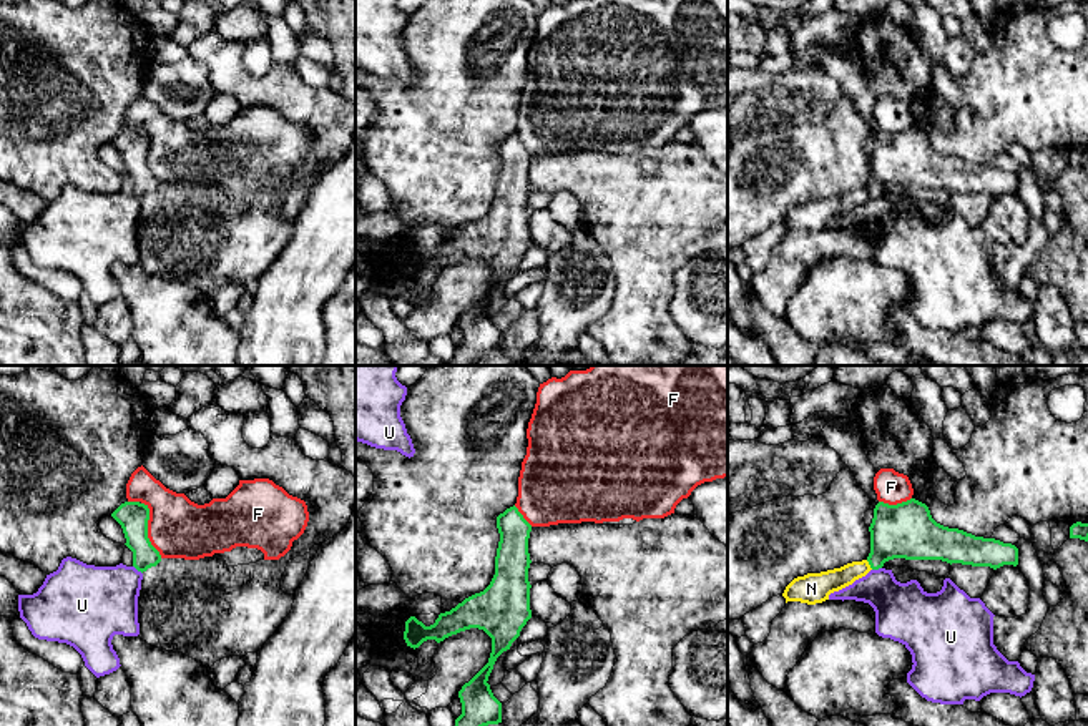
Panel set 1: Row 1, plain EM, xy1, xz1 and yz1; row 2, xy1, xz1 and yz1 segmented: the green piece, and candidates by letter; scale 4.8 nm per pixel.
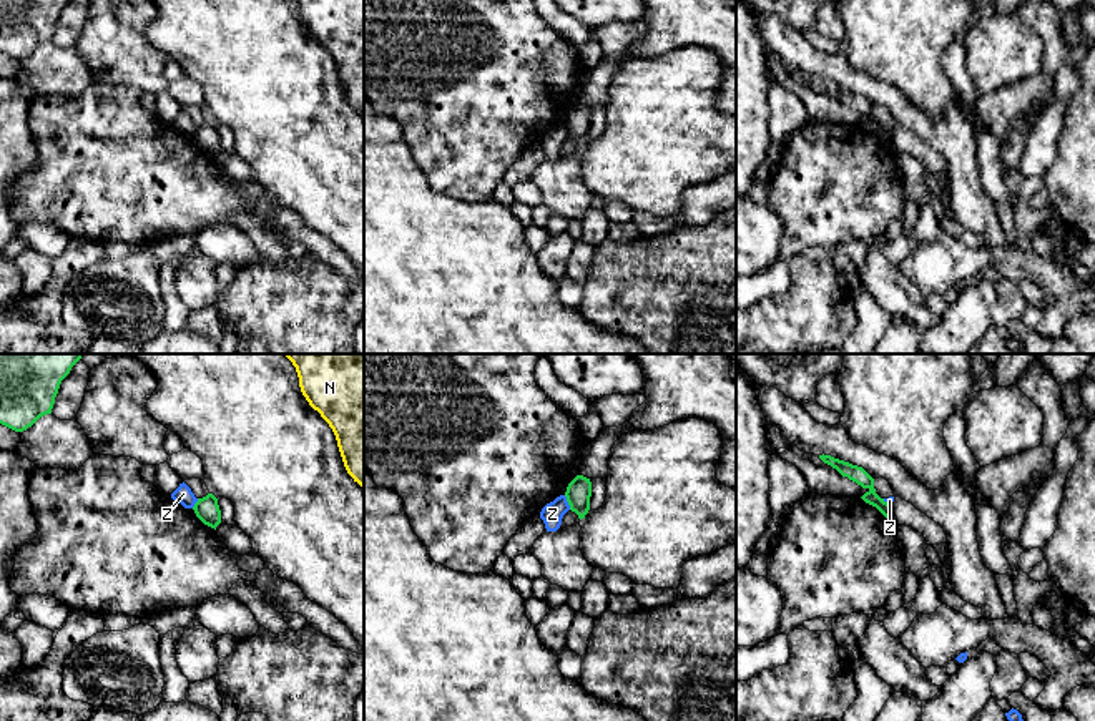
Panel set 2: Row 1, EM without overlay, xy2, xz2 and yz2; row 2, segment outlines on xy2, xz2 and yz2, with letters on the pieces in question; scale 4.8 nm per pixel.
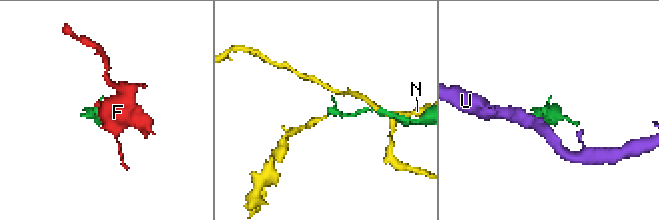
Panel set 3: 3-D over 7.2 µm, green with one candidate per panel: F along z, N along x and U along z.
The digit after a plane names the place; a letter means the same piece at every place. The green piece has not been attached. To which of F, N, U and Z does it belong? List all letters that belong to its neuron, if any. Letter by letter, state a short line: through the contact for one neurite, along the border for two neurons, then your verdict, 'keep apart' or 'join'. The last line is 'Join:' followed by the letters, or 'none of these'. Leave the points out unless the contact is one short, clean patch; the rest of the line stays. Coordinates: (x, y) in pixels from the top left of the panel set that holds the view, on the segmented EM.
F: keep apart
N: yz1 (906, 530), (869, 564), (823, 583) | join
U: xy1 (133, 565), (142, 573) | keep apart
Z: xz2 (564, 495), (570, 509) | keep apart
Join: N

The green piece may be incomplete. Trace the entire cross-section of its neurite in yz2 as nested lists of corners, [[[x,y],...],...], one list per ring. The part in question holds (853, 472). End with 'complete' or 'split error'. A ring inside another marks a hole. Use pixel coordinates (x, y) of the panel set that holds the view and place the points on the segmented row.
[[[819,455],[819,459],[831,465],[832,468],[836,468],[842,477],[847,477],[849,480],[856,482],[857,485],[861,485],[862,488],[866,488],[867,492],[861,497],[866,503],[876,507],[886,518],[891,520],[892,517],[892,505],[889,505],[884,498],[881,498],[876,493],[874,488],[874,478],[862,468],[857,465],[852,465],[849,462],[834,459],[831,455]]]; complete

